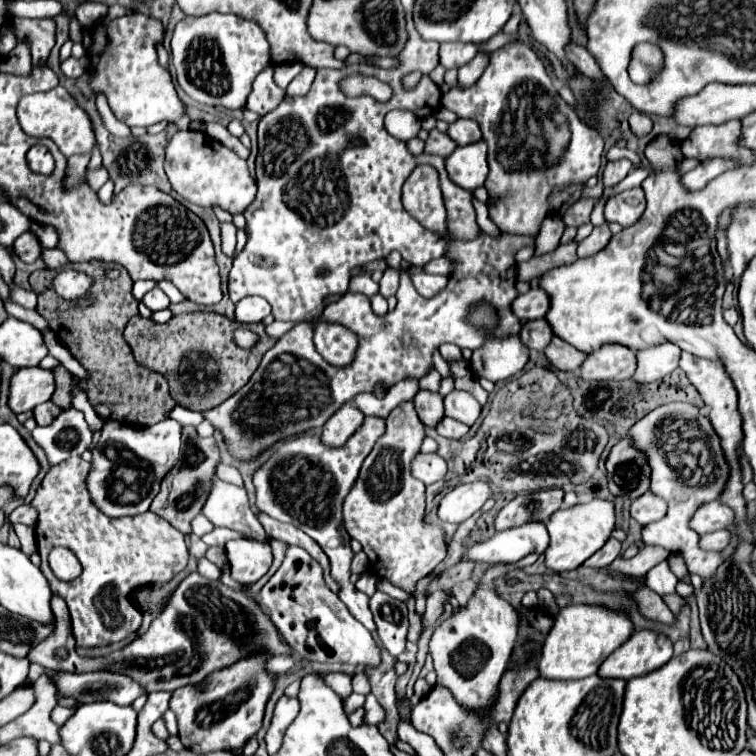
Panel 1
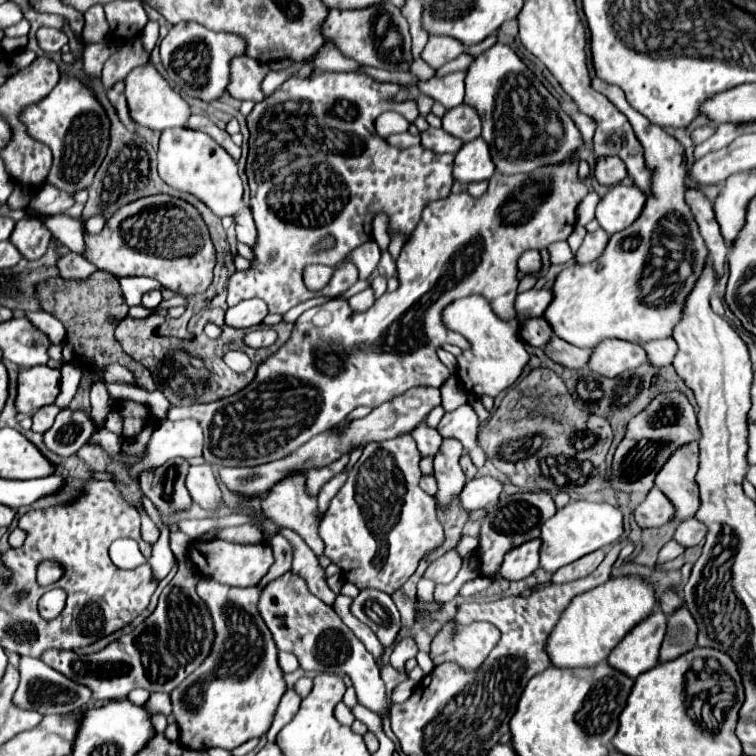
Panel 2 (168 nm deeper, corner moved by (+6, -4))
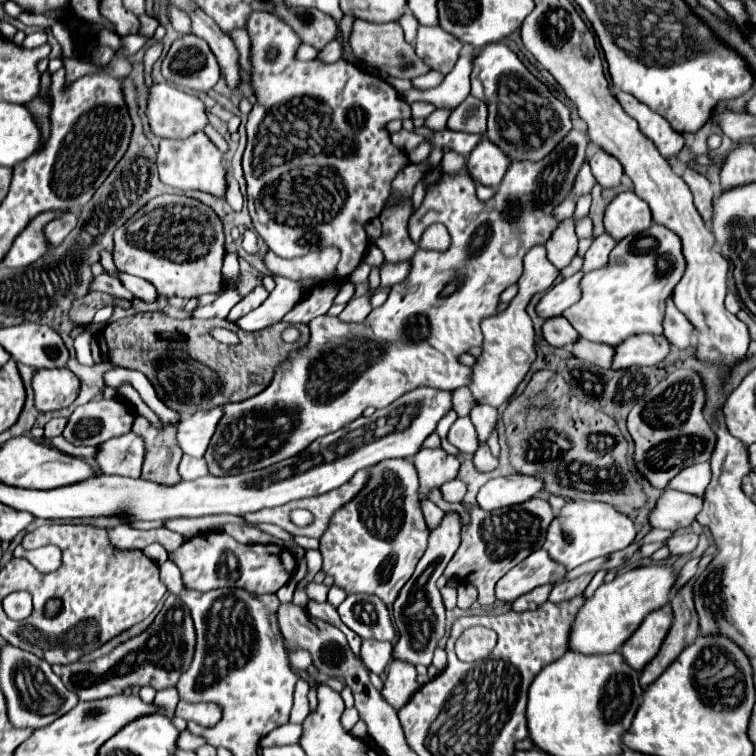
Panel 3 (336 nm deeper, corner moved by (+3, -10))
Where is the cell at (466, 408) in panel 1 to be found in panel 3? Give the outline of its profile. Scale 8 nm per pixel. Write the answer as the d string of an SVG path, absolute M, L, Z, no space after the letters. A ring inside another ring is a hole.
M460 417L448 431L448 441L460 451L474 455L478 449L478 433L470 421L470 417Z

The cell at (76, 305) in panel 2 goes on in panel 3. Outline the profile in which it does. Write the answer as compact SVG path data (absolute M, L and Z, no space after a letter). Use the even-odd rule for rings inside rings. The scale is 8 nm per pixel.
M94 293L76 299L76 303L72 303L72 311L68 313L72 323L76 325L90 325L94 319L94 313L104 307L104 305L120 305L120 299L108 295L108 293Z

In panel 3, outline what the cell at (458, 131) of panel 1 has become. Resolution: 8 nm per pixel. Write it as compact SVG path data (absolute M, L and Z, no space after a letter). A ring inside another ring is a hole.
M470 95L448 117L448 129L484 135L486 133L486 117L488 117L486 103Z

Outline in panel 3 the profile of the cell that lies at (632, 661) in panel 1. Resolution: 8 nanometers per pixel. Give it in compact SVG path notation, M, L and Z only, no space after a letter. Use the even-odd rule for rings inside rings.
M660 607L658 611L650 613L648 619L642 621L642 625L634 631L634 635L622 645L620 655L624 661L634 669L642 671L658 653L668 629L672 623L672 607Z

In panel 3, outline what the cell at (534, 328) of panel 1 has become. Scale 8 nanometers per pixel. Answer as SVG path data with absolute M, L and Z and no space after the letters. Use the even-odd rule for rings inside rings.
M552 317L546 319L542 325L542 337L552 347L564 347L578 339L578 333L570 327L570 323L564 317Z

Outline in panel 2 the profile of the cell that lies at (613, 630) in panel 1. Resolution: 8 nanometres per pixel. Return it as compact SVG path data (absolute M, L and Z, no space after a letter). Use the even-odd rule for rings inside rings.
M625 575L619 579L609 579L607 583L593 587L581 595L577 595L553 633L547 641L547 653L551 663L557 667L585 667L597 665L609 657L613 647L647 615L657 607L653 585L639 575Z

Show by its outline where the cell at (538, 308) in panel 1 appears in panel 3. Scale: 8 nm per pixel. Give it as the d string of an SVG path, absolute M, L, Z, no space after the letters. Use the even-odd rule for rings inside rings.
M582 271L564 279L562 283L554 285L550 291L546 291L542 295L542 299L536 305L536 315L540 315L542 319L548 317L556 317L560 315L564 309L568 309L570 305L574 305L580 299L580 279L582 279Z

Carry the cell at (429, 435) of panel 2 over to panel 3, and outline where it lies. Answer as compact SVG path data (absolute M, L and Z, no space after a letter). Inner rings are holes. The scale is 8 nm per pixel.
M422 447L412 457L412 463L416 465L420 477L420 499L424 499L432 487L440 487L444 481L454 479L460 467L460 461L454 455L446 453L442 447Z

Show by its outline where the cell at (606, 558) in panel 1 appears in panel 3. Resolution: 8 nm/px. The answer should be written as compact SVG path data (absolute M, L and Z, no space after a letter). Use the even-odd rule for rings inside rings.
M584 573L584 575L576 577L576 579L572 579L572 581L560 581L560 583L552 589L550 601L558 603L558 601L568 601L568 599L580 595L580 593L588 587L588 583L592 581L592 577L594 577L594 573Z

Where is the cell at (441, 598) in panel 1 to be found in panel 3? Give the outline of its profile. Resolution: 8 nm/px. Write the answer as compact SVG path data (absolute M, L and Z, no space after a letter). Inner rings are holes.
M392 661L390 663L390 671L388 671L388 679L384 683L382 695L384 699L400 709L402 705L406 705L406 701L410 701L410 697L414 695L414 691L418 689L416 683L416 667L408 661Z

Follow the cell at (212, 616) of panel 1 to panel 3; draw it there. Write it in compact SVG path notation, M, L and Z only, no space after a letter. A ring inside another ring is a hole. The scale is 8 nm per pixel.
M170 593L164 601L162 611L144 633L120 643L114 651L96 661L52 665L52 669L64 681L64 685L80 697L80 701L94 701L120 695L124 693L124 689L134 685L138 687L150 685L156 691L162 691L174 687L180 675L190 667L194 647L196 647L196 631L192 615L180 597Z

